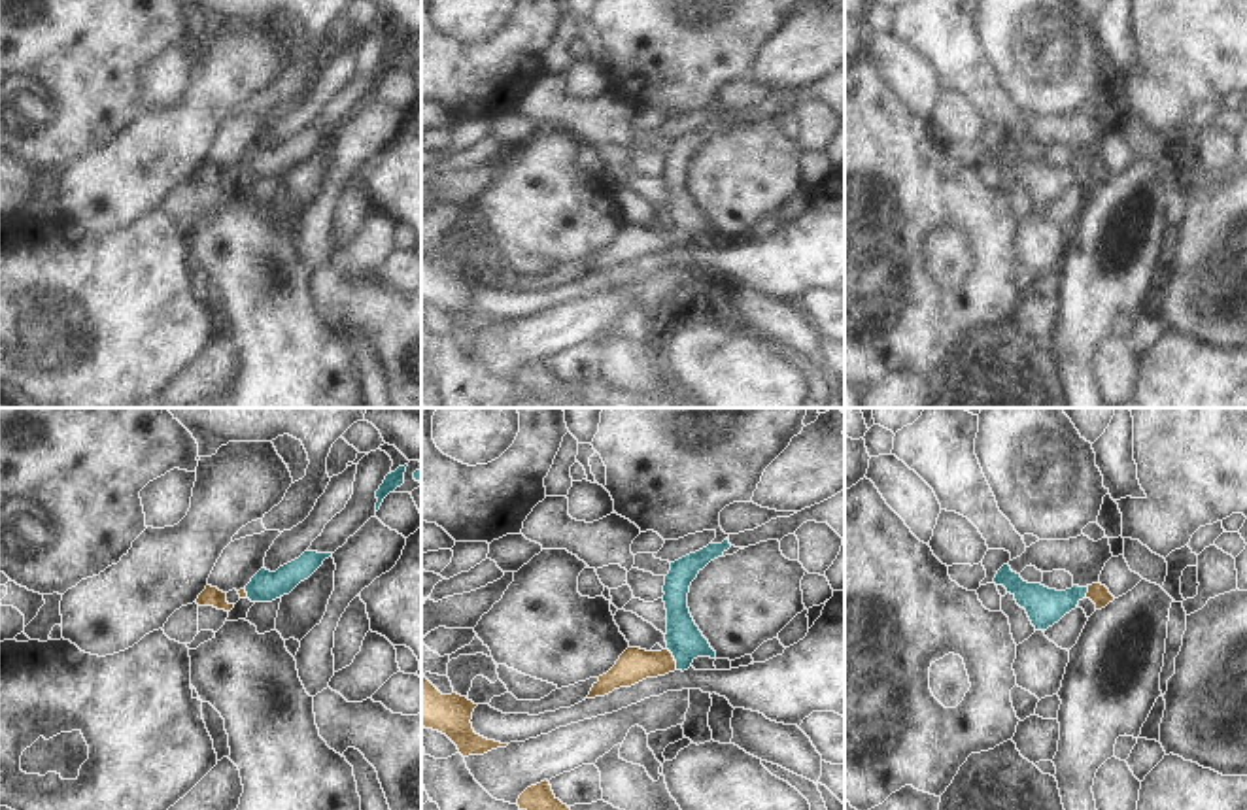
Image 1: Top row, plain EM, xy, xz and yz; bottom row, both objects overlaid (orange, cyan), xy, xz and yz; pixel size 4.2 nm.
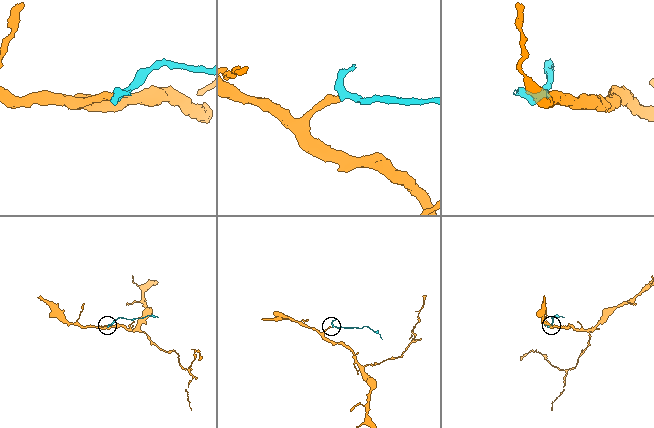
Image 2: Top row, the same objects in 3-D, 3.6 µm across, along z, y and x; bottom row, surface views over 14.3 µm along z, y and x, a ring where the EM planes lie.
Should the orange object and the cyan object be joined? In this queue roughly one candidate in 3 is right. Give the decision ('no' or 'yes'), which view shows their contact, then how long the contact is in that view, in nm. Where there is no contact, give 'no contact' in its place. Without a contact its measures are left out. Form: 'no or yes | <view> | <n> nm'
yes | xz | 110 nm

